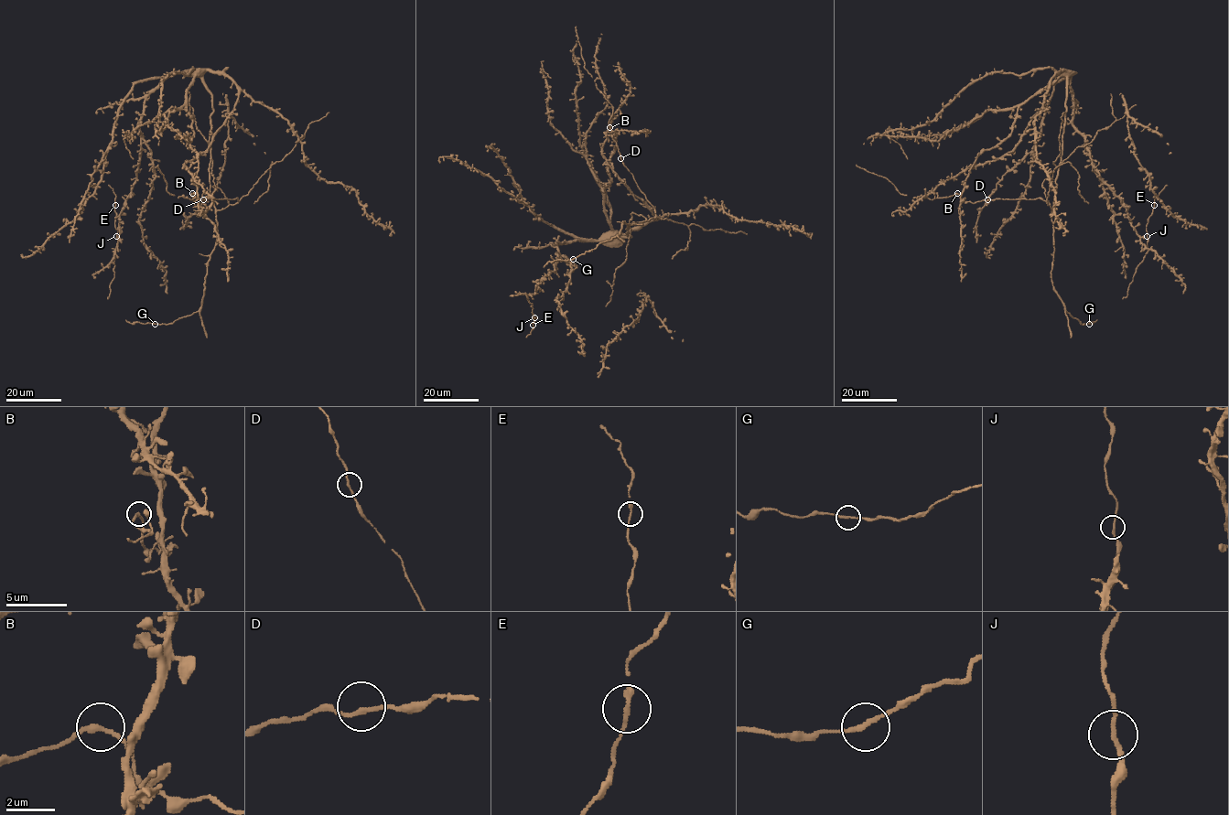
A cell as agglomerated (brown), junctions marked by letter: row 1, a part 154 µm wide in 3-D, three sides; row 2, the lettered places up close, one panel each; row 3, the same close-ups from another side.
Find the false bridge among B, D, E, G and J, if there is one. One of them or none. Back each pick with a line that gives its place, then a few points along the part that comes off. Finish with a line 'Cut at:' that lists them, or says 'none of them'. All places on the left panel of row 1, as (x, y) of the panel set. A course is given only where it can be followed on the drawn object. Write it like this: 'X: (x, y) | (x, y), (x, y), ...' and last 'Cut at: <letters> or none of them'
Cut at: none of them

